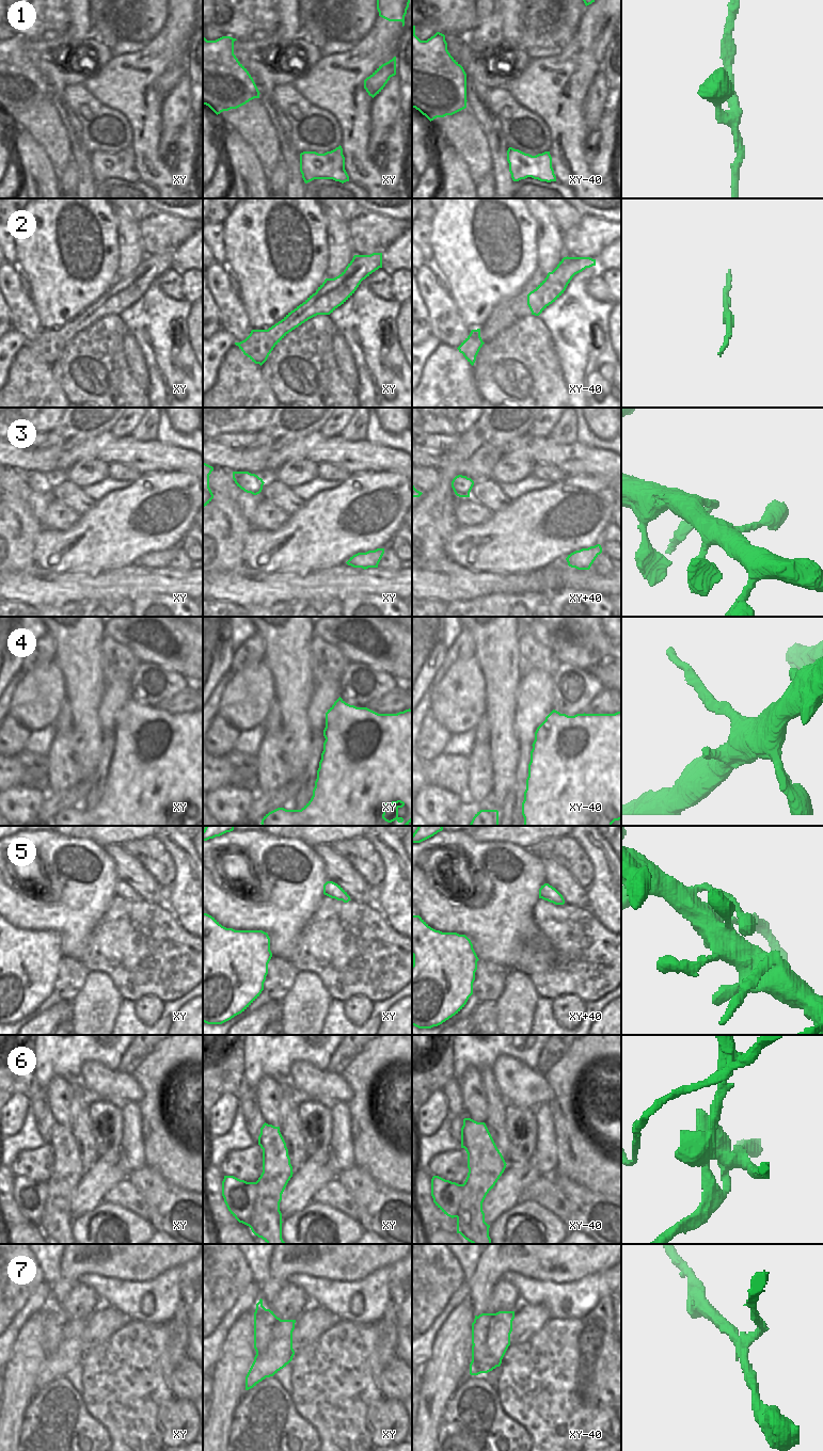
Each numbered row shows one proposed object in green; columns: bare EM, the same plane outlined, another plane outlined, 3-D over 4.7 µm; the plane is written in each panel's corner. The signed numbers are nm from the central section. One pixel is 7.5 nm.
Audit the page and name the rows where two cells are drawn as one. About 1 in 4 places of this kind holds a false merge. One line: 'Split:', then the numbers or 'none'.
Split: 3, 4, 5, 6, 7

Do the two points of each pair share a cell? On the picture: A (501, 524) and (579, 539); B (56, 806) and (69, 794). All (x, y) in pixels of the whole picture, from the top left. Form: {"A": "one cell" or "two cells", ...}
{"A": "one cell", "B": "one cell"}

